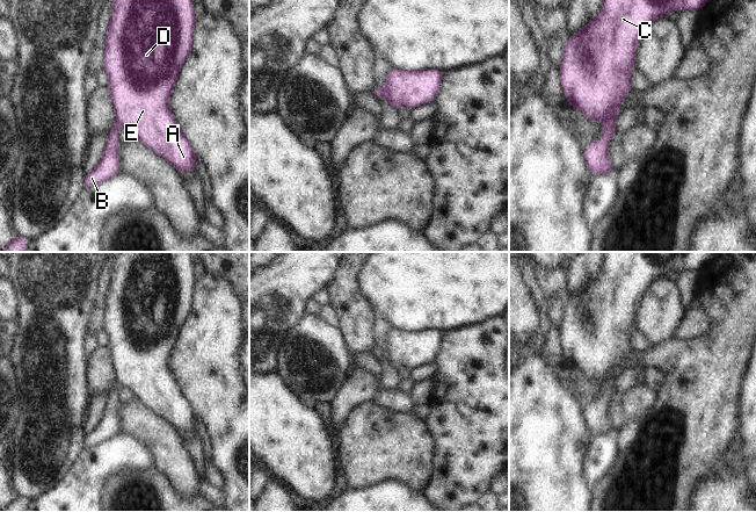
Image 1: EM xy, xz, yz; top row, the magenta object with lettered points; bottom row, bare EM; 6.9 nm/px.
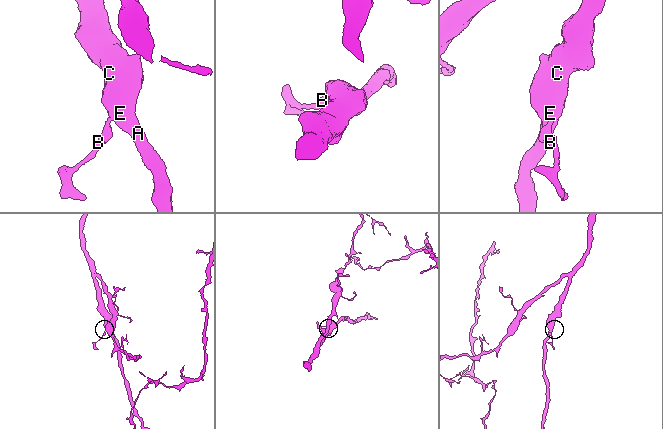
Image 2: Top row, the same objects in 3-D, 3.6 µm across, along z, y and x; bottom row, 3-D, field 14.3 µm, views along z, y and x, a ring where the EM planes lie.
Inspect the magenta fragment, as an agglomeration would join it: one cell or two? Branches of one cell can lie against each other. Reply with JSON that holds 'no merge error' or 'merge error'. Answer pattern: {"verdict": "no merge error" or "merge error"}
{"verdict": "no merge error"}

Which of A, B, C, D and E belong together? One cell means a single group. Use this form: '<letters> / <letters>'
A B C D E

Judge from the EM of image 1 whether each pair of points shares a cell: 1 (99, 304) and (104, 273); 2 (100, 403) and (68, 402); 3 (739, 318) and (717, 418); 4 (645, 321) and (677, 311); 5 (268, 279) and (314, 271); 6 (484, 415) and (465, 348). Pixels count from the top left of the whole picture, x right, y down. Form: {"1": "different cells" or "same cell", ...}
{"1": "same cell", "2": "different cells", "3": "same cell", "4": "same cell", "5": "same cell", "6": "same cell"}

